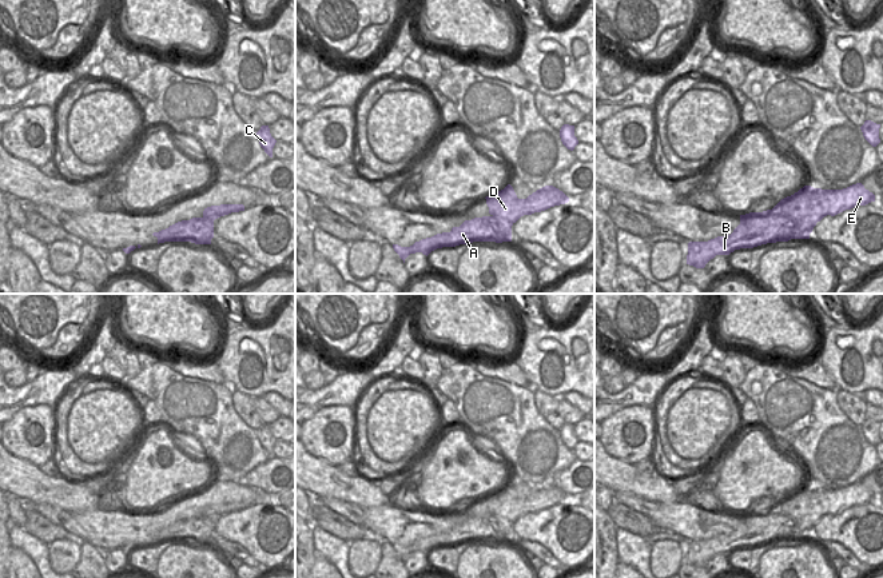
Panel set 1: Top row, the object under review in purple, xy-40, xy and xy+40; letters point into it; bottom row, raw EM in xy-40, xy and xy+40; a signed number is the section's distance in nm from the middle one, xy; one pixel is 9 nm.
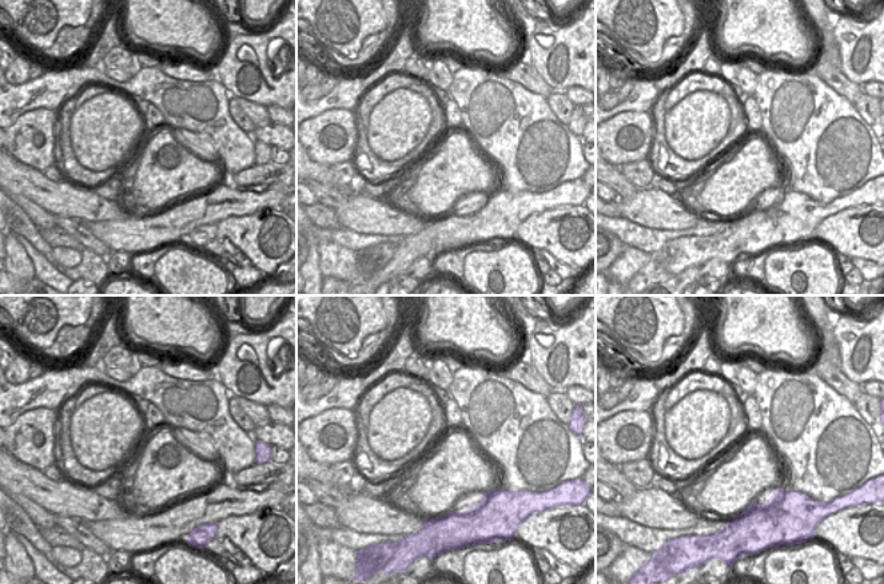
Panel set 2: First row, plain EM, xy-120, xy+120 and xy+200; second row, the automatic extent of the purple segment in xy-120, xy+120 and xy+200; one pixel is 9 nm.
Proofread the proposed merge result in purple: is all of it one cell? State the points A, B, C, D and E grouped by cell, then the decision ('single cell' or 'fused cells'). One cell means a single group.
A B D E / C | fused cells

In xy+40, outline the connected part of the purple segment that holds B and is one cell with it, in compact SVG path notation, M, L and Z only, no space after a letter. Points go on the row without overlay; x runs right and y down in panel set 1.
M862 482L843 489L804 485L793 494L781 498L772 509L740 514L740 523L728 535L689 541L687 563L704 567L716 554L729 554L735 549L780 541L780 533L792 529L792 519L799 522L804 538L810 538L814 526L824 515L835 515L871 501L875 501L875 494Z

